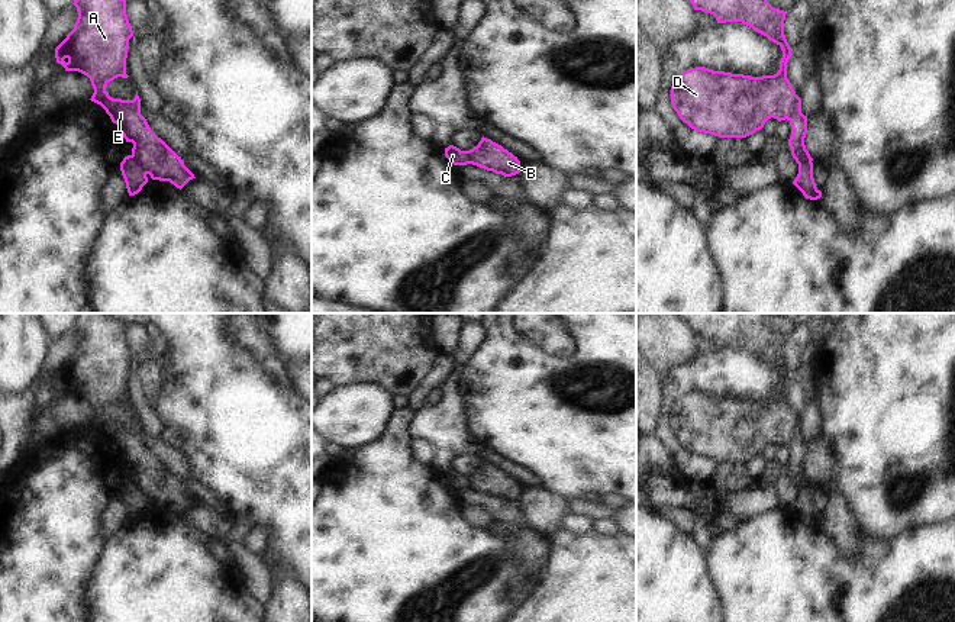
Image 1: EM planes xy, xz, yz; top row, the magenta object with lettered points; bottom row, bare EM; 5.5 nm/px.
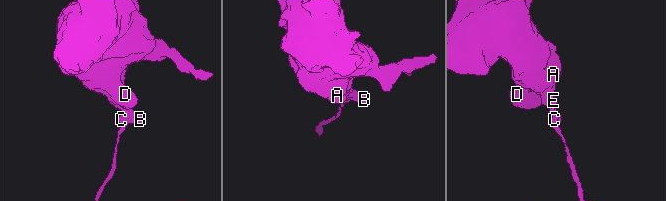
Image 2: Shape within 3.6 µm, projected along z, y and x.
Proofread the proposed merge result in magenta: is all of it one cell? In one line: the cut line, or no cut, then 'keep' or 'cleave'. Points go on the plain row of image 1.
cut xy (131, 480), (147, 498); cleave

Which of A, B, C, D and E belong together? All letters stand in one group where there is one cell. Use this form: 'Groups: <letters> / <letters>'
Groups: A B D E / C

